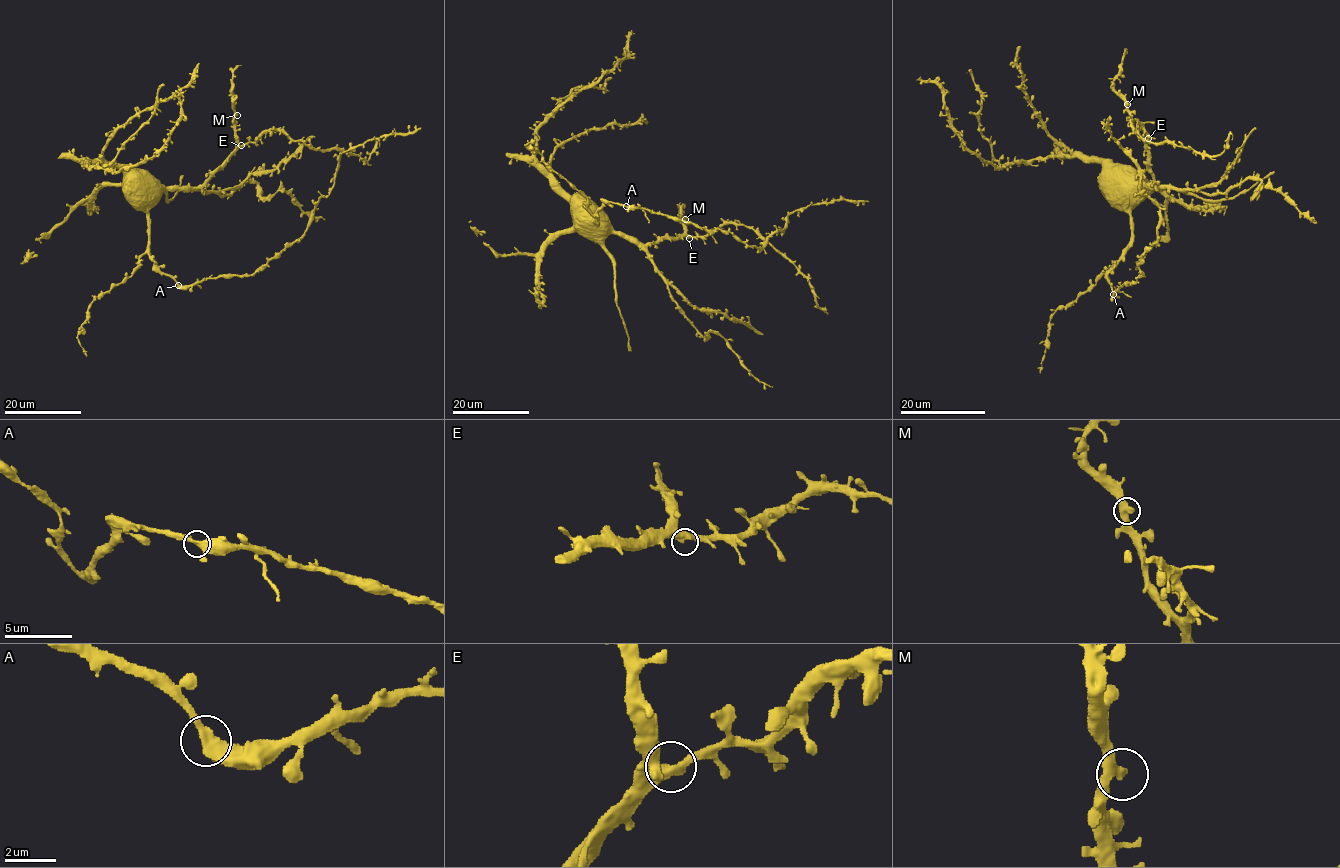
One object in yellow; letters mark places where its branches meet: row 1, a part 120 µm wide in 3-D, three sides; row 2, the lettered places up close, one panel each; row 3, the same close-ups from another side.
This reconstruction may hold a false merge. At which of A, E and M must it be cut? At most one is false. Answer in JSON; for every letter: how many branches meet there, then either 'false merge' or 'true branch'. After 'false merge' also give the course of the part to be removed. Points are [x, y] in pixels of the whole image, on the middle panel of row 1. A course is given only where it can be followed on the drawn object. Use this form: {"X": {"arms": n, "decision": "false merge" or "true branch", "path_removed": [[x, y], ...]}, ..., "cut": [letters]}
{"A": {"arms": 2, "decision": "true branch"}, "E": {"arms": 2, "decision": "true branch"}, "M": {"arms": 2, "decision": "true branch"}, "cut": []}

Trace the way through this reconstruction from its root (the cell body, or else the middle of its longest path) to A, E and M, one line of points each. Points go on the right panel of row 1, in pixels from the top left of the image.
A: (1109, 185), (1107, 192), (1129, 214), (1131, 230), (1129, 249), (1107, 274), (1113, 294)
E: (1109, 185), (1114, 179), (1155, 184), (1149, 166), (1148, 138)
M: (1109, 185), (1114, 179), (1155, 184), (1146, 143), (1133, 125), (1127, 104)

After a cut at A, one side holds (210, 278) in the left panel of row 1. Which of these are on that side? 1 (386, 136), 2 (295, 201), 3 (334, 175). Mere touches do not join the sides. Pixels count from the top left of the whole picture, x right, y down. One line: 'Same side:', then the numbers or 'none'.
Same side: 1, 3

